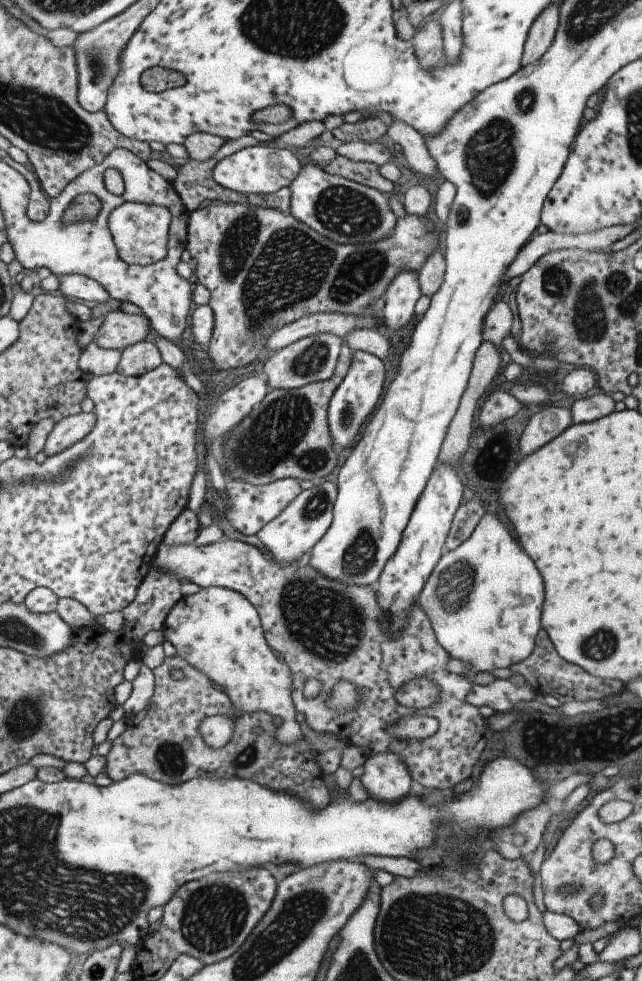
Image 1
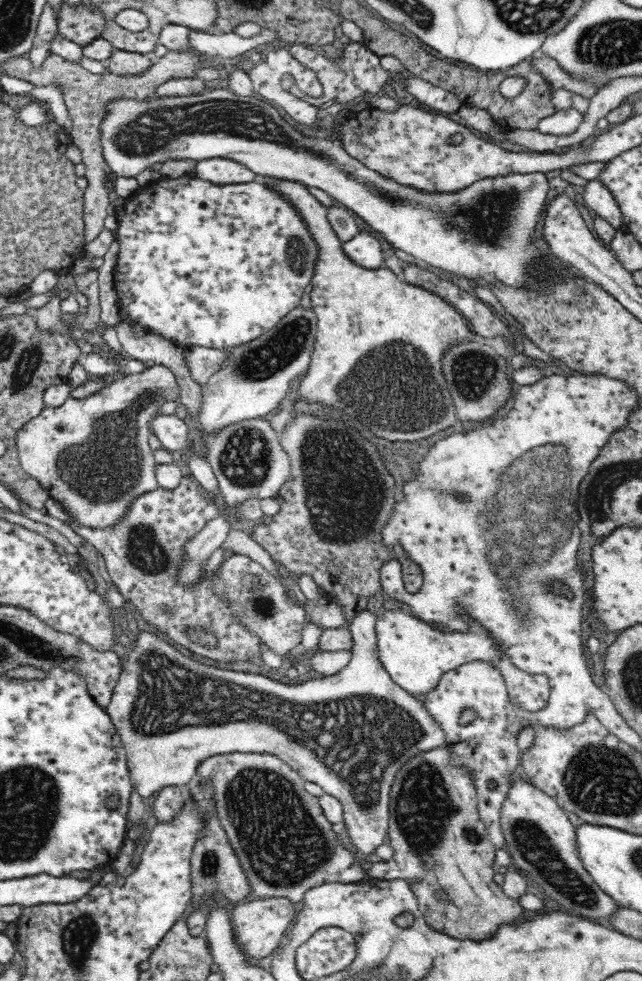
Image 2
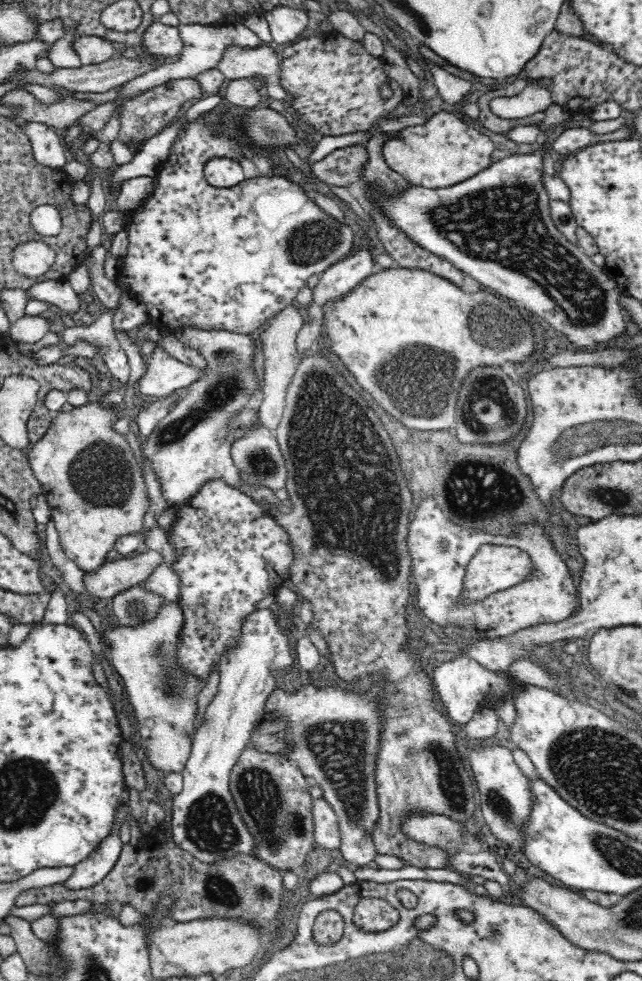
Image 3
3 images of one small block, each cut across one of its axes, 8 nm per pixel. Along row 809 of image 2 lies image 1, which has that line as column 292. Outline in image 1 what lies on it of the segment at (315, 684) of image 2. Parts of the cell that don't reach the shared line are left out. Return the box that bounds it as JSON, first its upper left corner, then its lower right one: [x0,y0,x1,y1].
[263,334,344,390]

